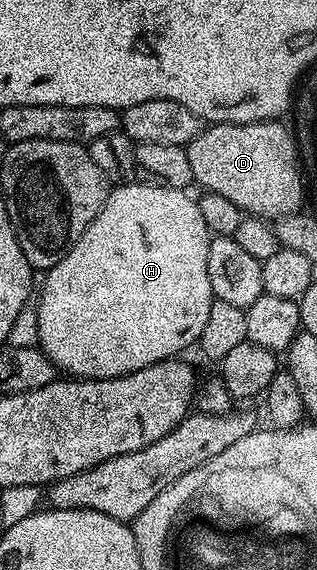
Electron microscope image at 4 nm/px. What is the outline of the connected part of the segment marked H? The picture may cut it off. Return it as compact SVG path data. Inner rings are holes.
M119 184L108 193L105 204L93 216L89 228L77 236L73 248L65 252L58 264L52 270L46 271L43 291L37 294L37 328L39 329L38 347L49 356L49 360L64 375L74 376L76 379L85 378L116 378L125 376L129 372L137 372L141 368L149 368L149 364L165 362L168 358L182 355L182 350L194 347L199 341L205 324L209 321L209 308L213 301L207 261L209 260L209 244L212 235L207 232L205 219L201 216L201 208L194 197L190 198L187 190L174 190L168 186L153 186L150 184Z

